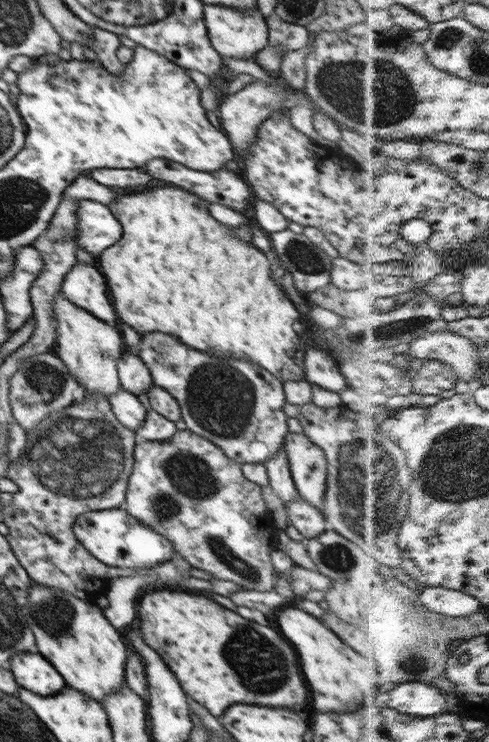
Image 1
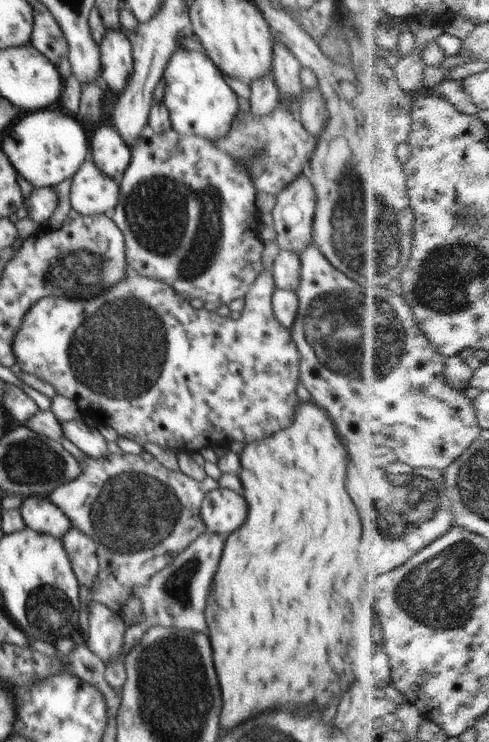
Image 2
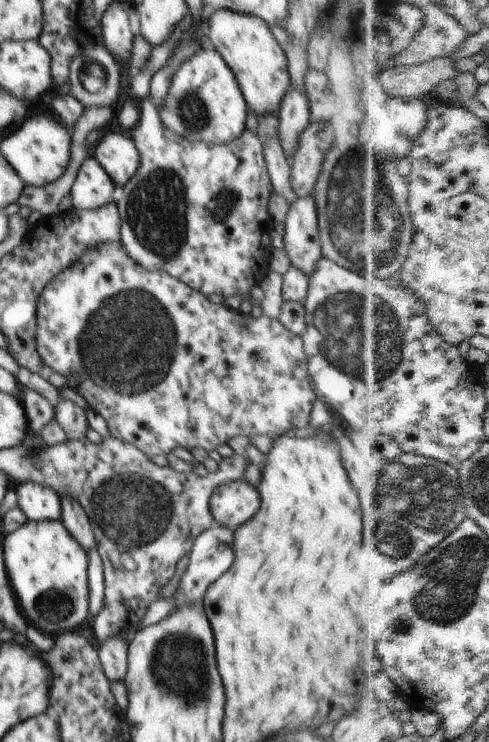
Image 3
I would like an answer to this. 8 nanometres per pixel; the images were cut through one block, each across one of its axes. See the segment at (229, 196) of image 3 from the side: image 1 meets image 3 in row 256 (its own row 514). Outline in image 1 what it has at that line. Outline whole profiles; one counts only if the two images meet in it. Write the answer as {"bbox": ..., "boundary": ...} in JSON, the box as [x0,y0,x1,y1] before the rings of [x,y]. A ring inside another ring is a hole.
{"bbox":[125,429,279,592],"boundary":[[[188,429],[177,431],[169,439],[163,441],[139,440],[135,445],[134,466],[129,476],[125,501],[125,509],[135,519],[156,529],[174,545],[177,558],[186,559],[194,568],[209,572],[216,579],[236,582],[236,584],[243,586],[244,589],[259,590],[260,592],[274,590],[274,585],[279,579],[279,573],[275,571],[270,555],[273,549],[277,548],[274,540],[277,529],[273,523],[271,512],[266,508],[266,503],[262,497],[262,488],[248,480],[241,471],[241,464],[229,459],[224,454],[224,451],[213,442],[198,436]]]}

